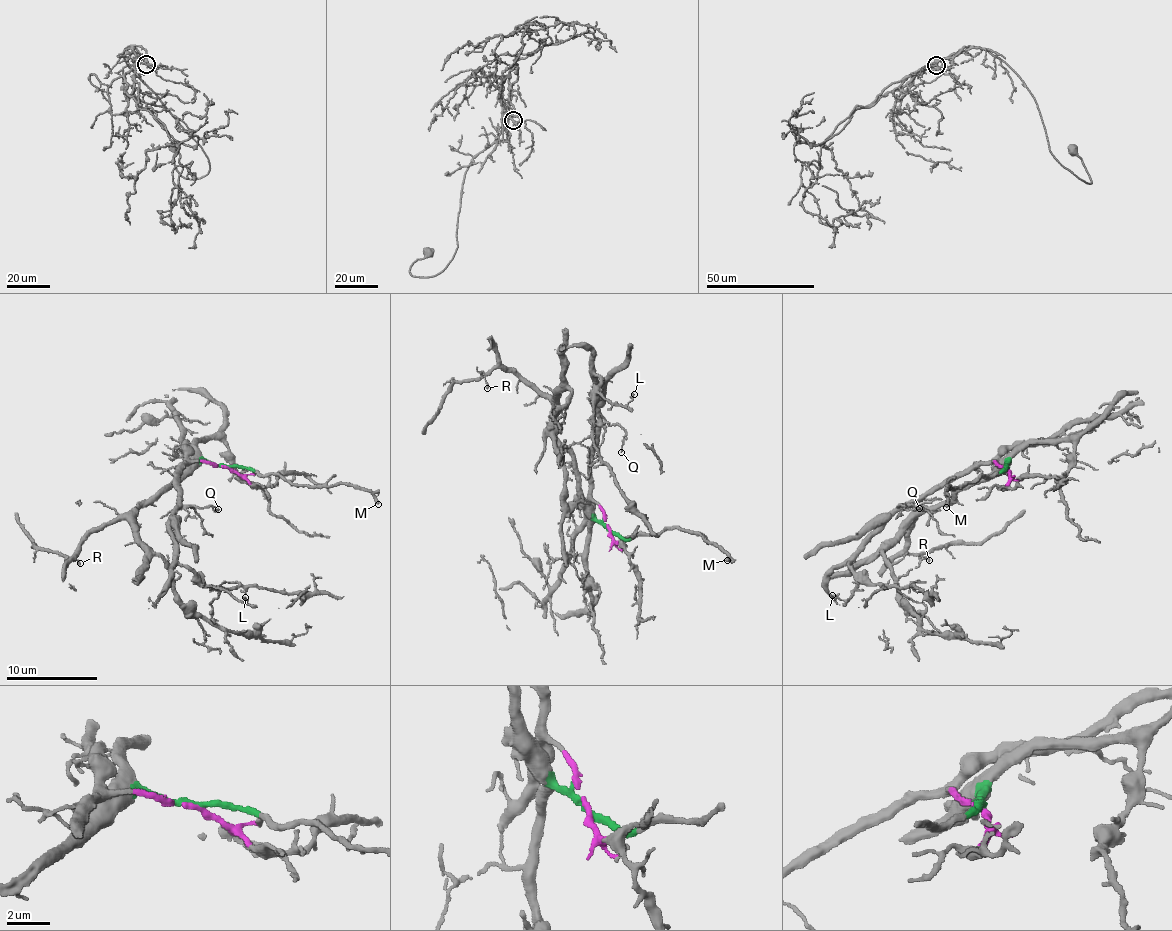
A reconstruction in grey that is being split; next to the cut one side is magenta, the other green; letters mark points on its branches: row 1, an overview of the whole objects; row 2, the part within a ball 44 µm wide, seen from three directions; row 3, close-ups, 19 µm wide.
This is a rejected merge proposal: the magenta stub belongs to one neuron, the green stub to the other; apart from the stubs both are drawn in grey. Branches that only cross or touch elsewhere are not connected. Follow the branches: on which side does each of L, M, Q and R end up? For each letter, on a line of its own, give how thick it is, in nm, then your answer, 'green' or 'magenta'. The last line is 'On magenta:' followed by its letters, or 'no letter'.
L: 170 nm thick; magenta
M: 240 nm thick; green
Q: 110 nm thick; magenta
R: 160 nm thick; green
On magenta: L, Q

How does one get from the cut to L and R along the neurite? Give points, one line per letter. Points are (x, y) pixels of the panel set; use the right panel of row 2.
L: (1005, 468), (993, 461), (991, 465), (972, 465), (903, 508), (849, 565), (856, 588), (844, 600), (831, 596)
R: (1005, 468), (1006, 461), (955, 487), (949, 501), (919, 509), (908, 549), (910, 554), (930, 561)

